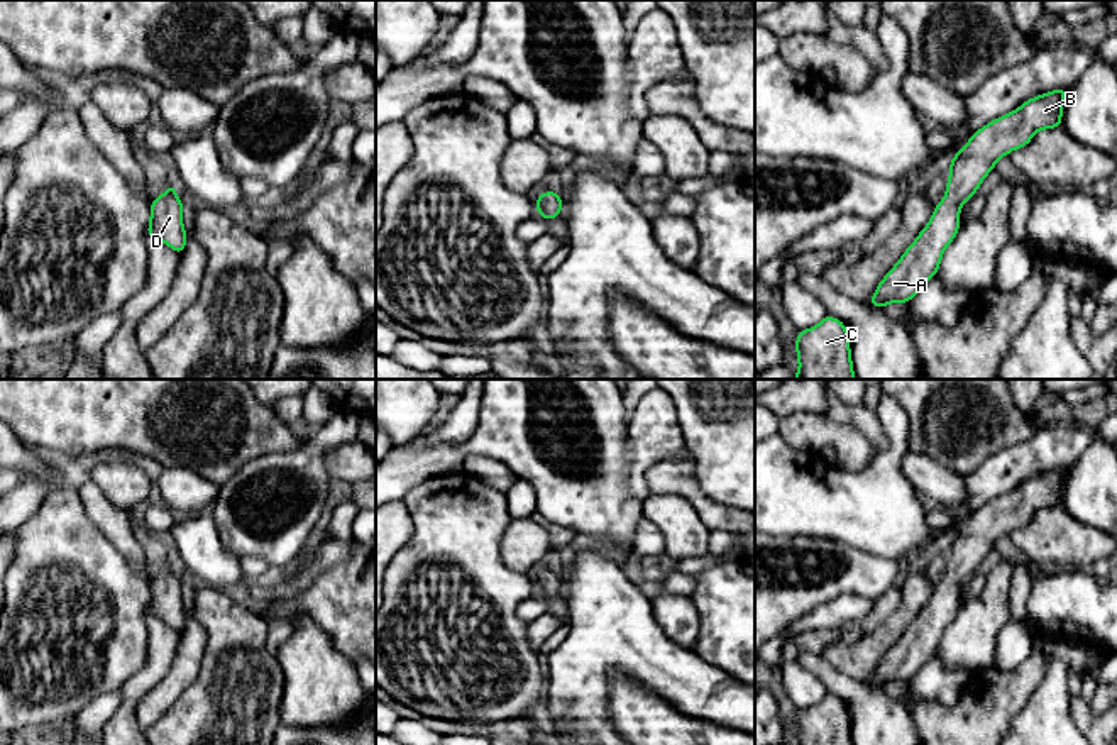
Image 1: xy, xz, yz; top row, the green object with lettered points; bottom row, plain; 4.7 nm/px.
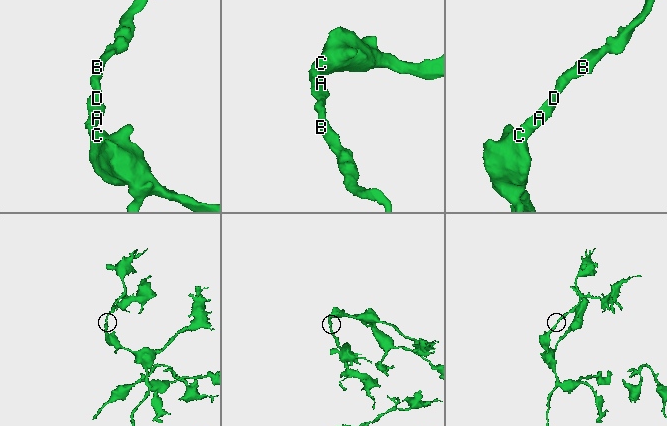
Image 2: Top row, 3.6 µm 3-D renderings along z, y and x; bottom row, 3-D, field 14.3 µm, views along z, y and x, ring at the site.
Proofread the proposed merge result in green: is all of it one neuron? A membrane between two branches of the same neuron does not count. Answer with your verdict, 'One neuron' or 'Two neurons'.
One neuron

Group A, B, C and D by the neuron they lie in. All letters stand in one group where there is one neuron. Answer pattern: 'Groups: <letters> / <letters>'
Groups: A B C D

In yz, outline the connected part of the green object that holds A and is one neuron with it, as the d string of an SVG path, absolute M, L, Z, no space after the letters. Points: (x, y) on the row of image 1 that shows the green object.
M1058 88L1029 98L970 135L965 147L951 157L946 195L934 205L929 224L867 303L878 310L887 303L909 303L938 274L943 252L960 230L960 208L975 196L1002 156L1026 147L1043 129L1061 129L1066 91L1068 88Z

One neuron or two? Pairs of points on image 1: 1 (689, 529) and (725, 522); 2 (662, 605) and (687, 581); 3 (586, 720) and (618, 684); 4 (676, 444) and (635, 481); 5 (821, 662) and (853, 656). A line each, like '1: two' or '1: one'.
1: two
2: two
3: two
4: one
5: two

